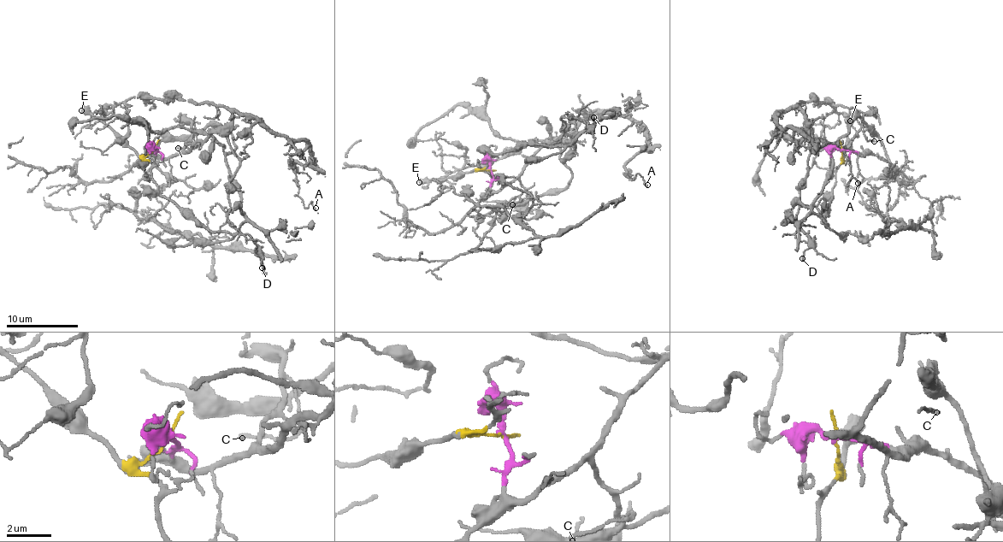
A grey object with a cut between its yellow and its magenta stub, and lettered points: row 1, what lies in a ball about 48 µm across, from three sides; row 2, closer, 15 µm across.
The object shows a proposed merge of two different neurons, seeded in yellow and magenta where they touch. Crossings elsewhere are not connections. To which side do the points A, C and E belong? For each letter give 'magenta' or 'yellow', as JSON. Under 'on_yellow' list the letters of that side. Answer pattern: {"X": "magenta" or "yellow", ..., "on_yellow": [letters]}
{"A": "magenta", "C": "magenta", "E": "yellow", "on_yellow": ["E"]}

